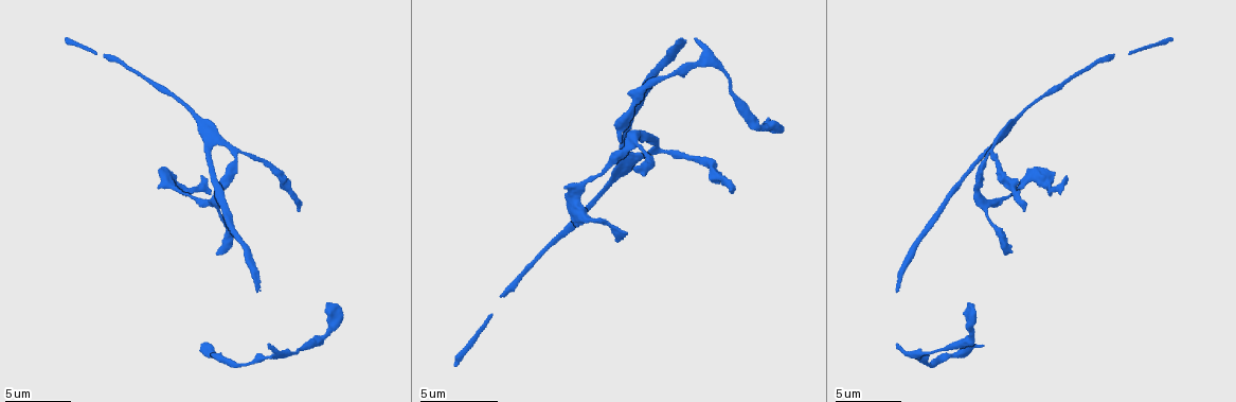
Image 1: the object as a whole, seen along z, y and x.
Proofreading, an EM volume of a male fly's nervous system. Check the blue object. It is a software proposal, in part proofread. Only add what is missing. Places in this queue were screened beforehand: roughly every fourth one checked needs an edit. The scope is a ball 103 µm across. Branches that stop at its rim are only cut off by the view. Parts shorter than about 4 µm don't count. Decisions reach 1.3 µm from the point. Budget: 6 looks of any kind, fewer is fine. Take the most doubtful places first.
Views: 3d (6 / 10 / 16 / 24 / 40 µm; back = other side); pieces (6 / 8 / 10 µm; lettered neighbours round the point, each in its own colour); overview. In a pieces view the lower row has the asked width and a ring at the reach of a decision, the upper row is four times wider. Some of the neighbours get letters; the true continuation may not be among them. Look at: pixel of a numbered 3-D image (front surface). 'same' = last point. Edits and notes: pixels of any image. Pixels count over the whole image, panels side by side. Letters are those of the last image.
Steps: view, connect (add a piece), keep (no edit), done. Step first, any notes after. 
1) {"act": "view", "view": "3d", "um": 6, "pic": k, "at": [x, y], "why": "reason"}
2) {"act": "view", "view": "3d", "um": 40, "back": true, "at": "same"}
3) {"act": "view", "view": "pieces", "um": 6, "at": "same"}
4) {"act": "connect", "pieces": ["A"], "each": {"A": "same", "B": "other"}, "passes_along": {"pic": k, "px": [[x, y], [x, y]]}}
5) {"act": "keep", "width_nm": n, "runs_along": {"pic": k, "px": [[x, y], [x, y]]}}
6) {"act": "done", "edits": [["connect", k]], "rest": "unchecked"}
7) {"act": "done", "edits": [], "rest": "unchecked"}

{"act": "view", "view": "pieces", "um": 6, "pic": 1, "at": [65, 40]}

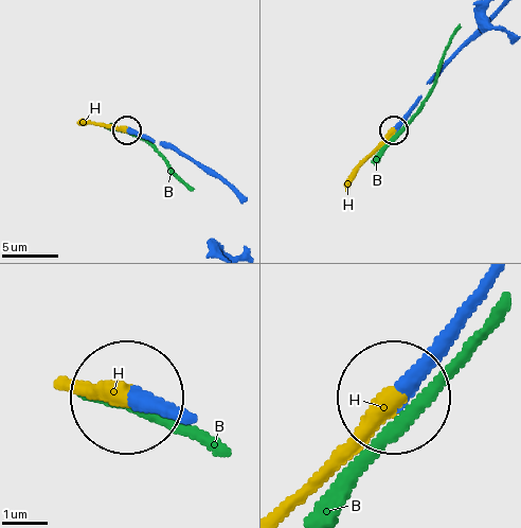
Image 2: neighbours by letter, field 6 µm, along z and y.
{"act": "connect", "pieces": ["H"], "each": {"B": "other", "H": "same"}, "passes_along": {"pic": 2, "px": [[184, 412], [127, 390], [86, 390]]}, "found": "it goes on there"}

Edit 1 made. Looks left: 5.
{"act": "view", "view": "overview"}

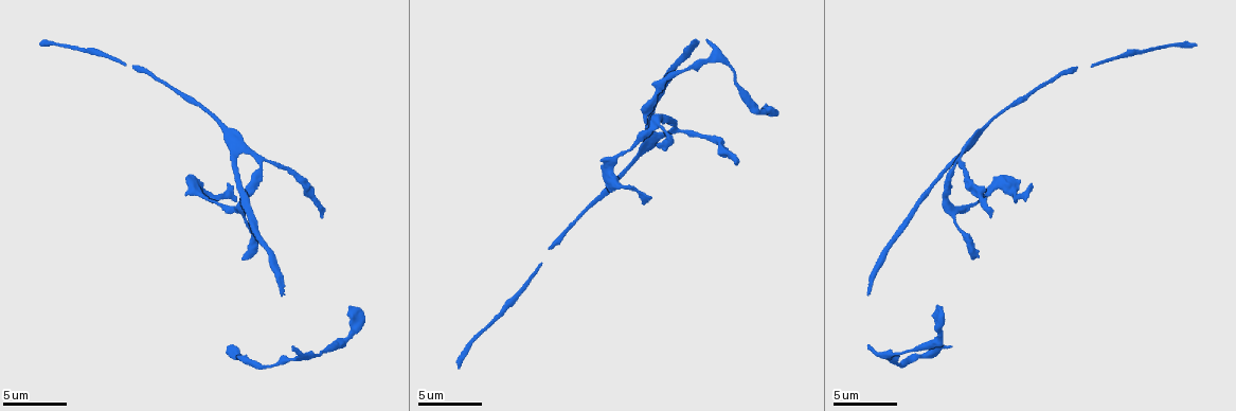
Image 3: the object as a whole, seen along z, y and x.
{"act": "view", "view": "pieces", "um": 10, "pic": 3, "at": [1196, 43], "why": "branch stops here"}

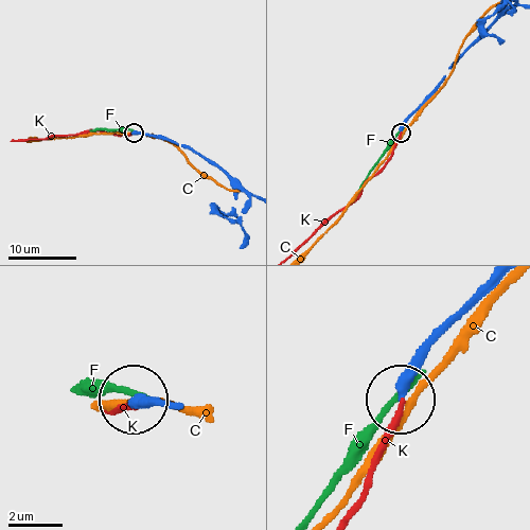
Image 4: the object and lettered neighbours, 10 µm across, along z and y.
{"act": "keep", "width_nm": 330, "each": {"C": "other", "F": "other", "K": "other"}, "runs_along": {"pic": 4, "px": [[489, 286], [435, 341], [403, 393]]}, "found": "no lettered piece goes on from it"}

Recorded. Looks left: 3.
{"act": "view", "view": "pieces", "um": 10, "pic": 1, "at": [626, 234], "why": "branch stops here"}

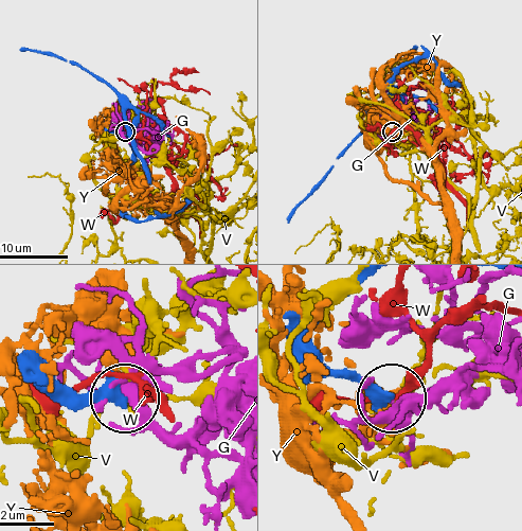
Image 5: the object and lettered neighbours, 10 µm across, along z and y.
{"act": "keep", "width_nm": 350, "each": {"G": "other", "V": "other", "W": "other", "Y": "other"}, "found": "none of them fits"}

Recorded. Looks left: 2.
{"act": "done", "edits": [["connect", 2]], "rest": "unchecked"}

